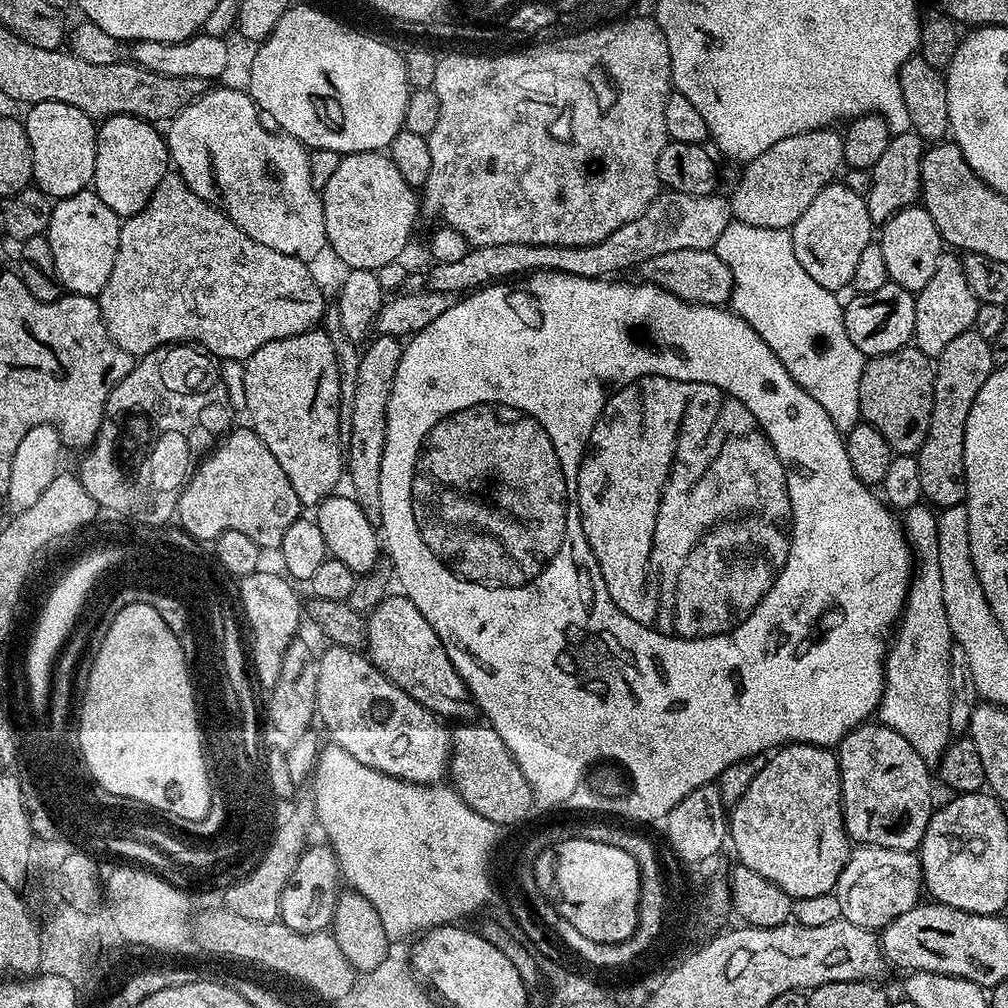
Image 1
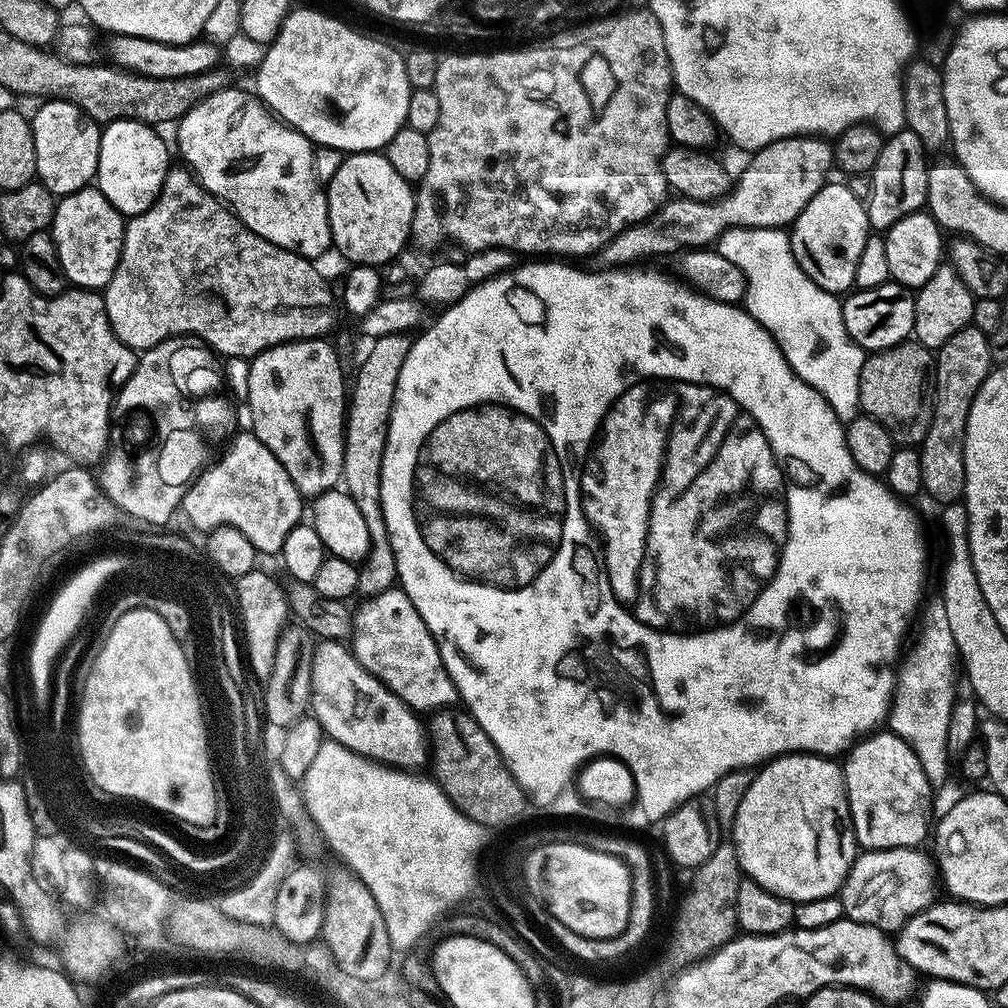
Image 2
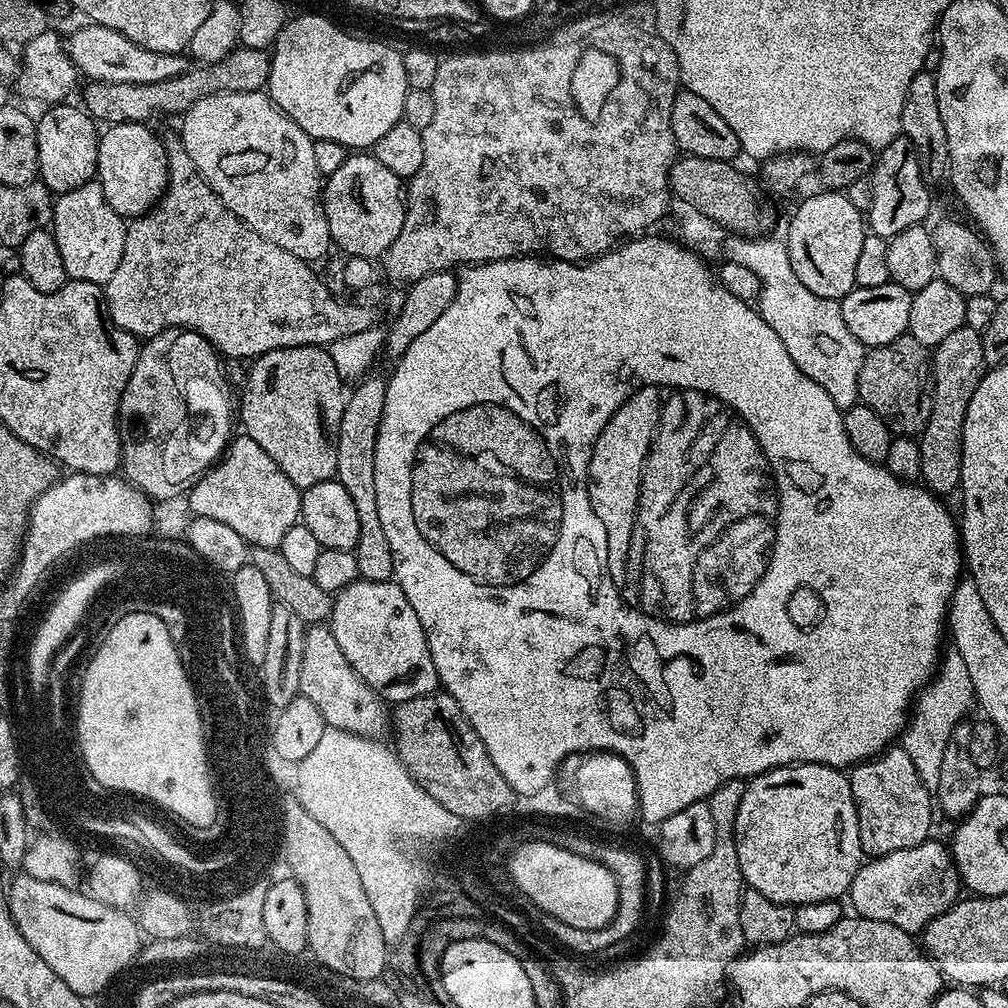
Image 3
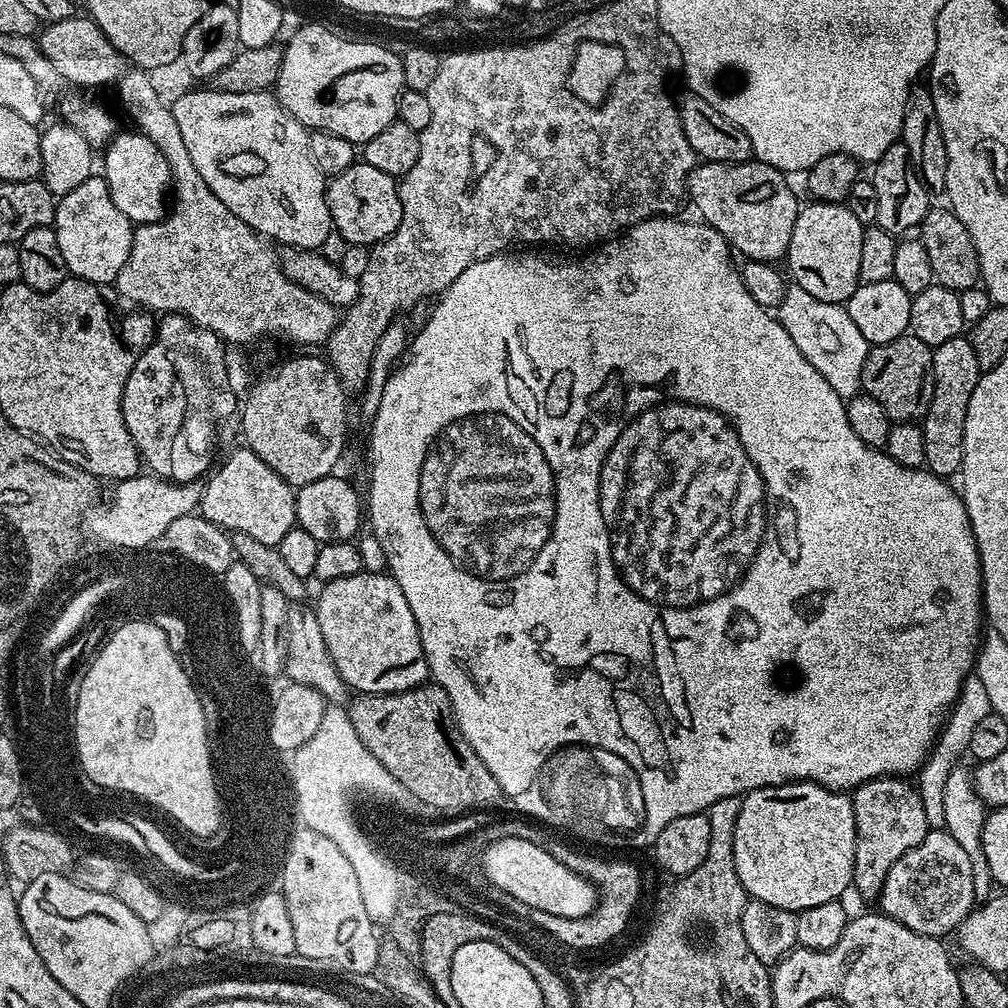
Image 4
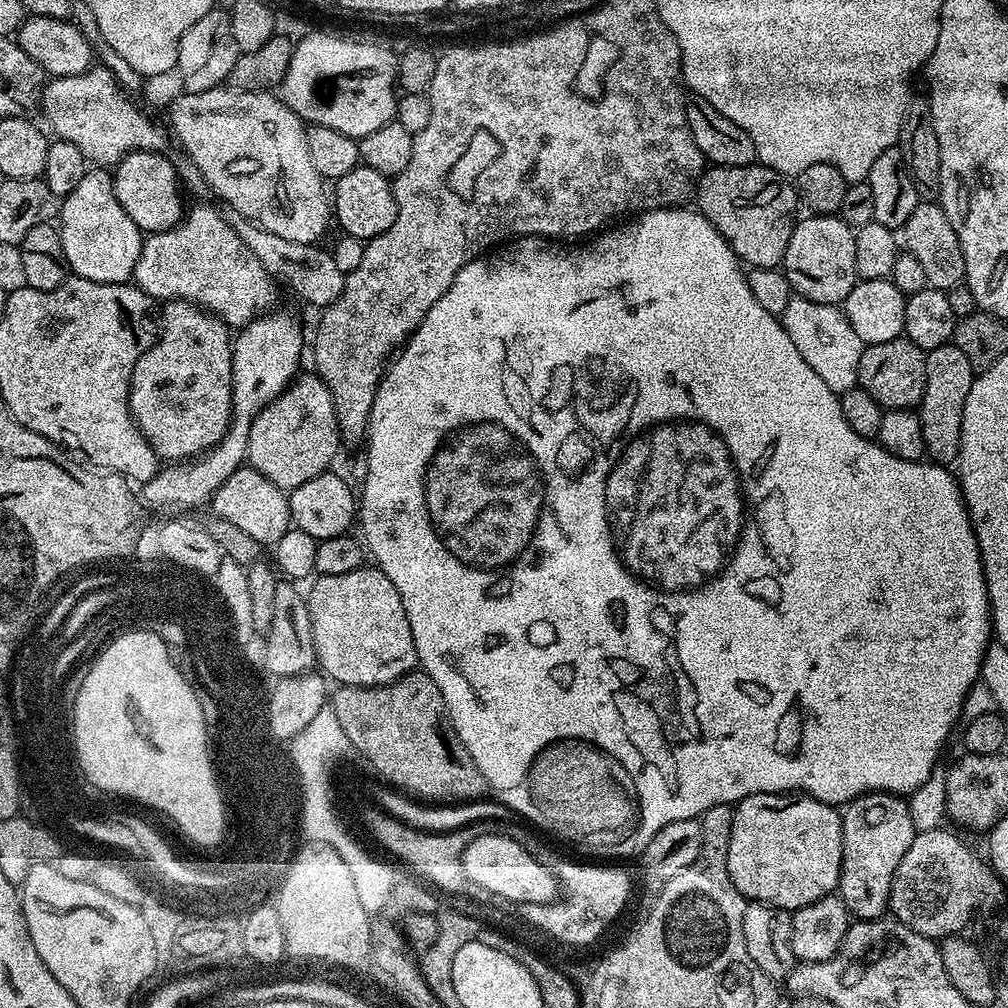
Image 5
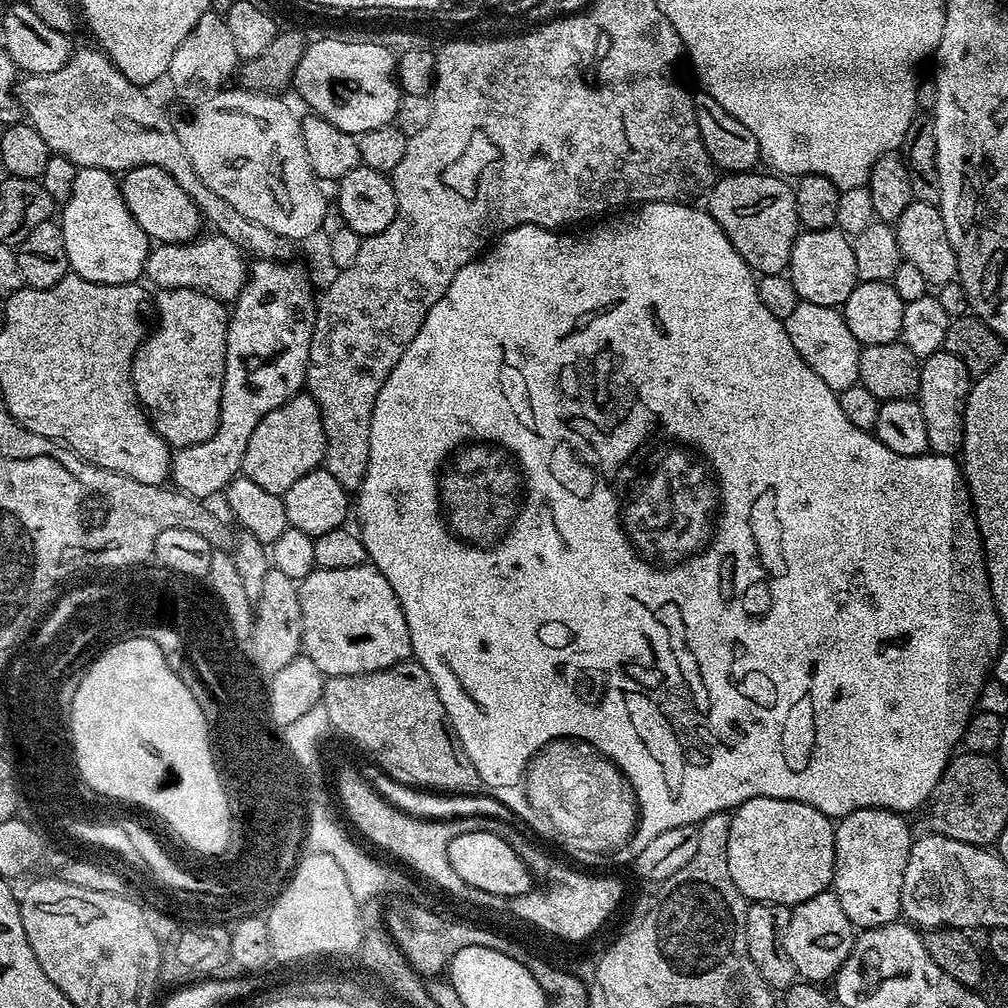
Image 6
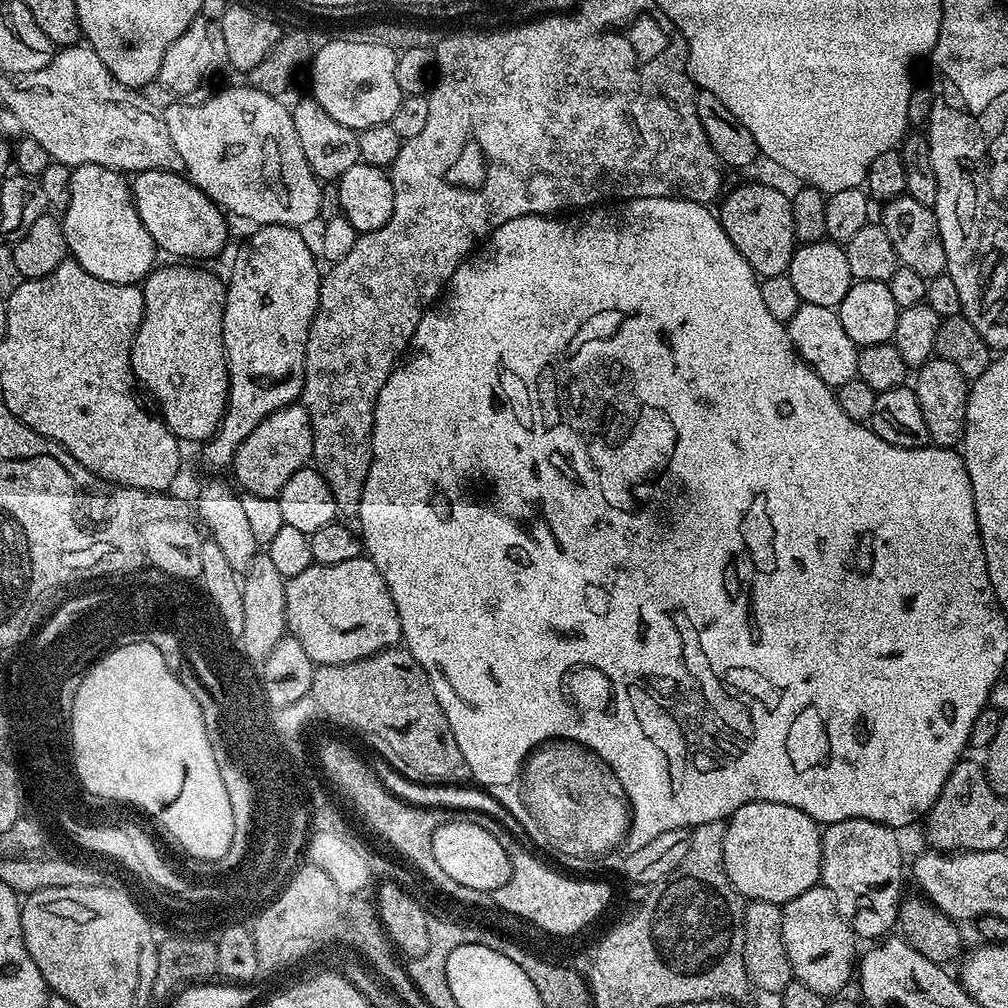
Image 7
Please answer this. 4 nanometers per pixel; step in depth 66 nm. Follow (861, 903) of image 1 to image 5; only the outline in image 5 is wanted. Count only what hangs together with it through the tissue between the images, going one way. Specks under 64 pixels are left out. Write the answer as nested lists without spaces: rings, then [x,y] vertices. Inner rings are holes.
[[[941,826],[925,833],[917,832],[892,883],[891,915],[910,930],[929,938],[963,933],[972,920],[972,912],[988,912],[998,907],[1004,896],[1005,885],[992,871],[991,863],[980,861],[946,829]]]

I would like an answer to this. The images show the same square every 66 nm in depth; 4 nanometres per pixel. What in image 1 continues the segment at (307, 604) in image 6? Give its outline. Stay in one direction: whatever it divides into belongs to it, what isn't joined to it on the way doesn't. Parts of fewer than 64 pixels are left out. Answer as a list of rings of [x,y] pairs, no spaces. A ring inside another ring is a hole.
[[[389,594],[367,613],[366,655],[372,665],[394,682],[410,698],[417,700],[441,718],[452,722],[468,722],[478,709],[467,686],[450,662],[434,626],[422,618],[422,610],[403,594]]]

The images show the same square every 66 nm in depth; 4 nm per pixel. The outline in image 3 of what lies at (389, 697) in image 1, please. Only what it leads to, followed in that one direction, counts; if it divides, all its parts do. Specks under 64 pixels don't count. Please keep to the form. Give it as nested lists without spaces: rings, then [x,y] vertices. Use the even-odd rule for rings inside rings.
[[[312,626],[305,631],[306,650],[302,654],[302,674],[300,675],[300,695],[314,706],[318,706],[318,714],[322,714],[328,728],[341,728],[343,732],[353,732],[355,736],[380,738],[390,728],[390,712],[385,701],[346,662],[346,654],[338,650],[338,642],[334,642],[331,627]]]

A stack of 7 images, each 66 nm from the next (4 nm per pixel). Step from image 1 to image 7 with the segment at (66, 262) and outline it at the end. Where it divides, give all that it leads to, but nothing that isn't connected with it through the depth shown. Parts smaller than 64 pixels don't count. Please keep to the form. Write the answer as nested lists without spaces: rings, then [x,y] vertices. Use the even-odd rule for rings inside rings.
[[[93,164],[73,168],[70,202],[63,209],[62,223],[71,259],[78,261],[86,274],[102,278],[102,282],[139,285],[157,263],[157,246],[146,226],[142,226],[142,218],[138,218],[125,173]]]

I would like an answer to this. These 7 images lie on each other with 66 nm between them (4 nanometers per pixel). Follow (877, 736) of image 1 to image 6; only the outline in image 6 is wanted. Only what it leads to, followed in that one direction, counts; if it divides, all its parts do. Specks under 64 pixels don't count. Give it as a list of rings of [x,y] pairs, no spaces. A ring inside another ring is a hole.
[[[863,808],[839,817],[834,827],[834,872],[832,874],[831,891],[835,892],[838,902],[842,902],[842,910],[846,918],[850,918],[853,929],[877,928],[897,923],[901,919],[900,895],[902,894],[902,878],[906,874],[906,862],[910,858],[910,850],[914,833],[908,829],[903,815],[885,808]]]

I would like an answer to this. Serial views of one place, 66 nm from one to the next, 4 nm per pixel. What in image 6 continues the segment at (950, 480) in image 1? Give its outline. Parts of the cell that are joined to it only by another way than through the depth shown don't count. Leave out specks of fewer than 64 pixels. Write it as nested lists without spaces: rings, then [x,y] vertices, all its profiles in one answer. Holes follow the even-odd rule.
[[[946,351],[935,352],[923,357],[920,365],[920,390],[918,399],[922,419],[926,421],[928,447],[937,456],[955,457],[964,446],[964,411],[968,391],[974,383],[968,375],[965,364],[954,354]]]

